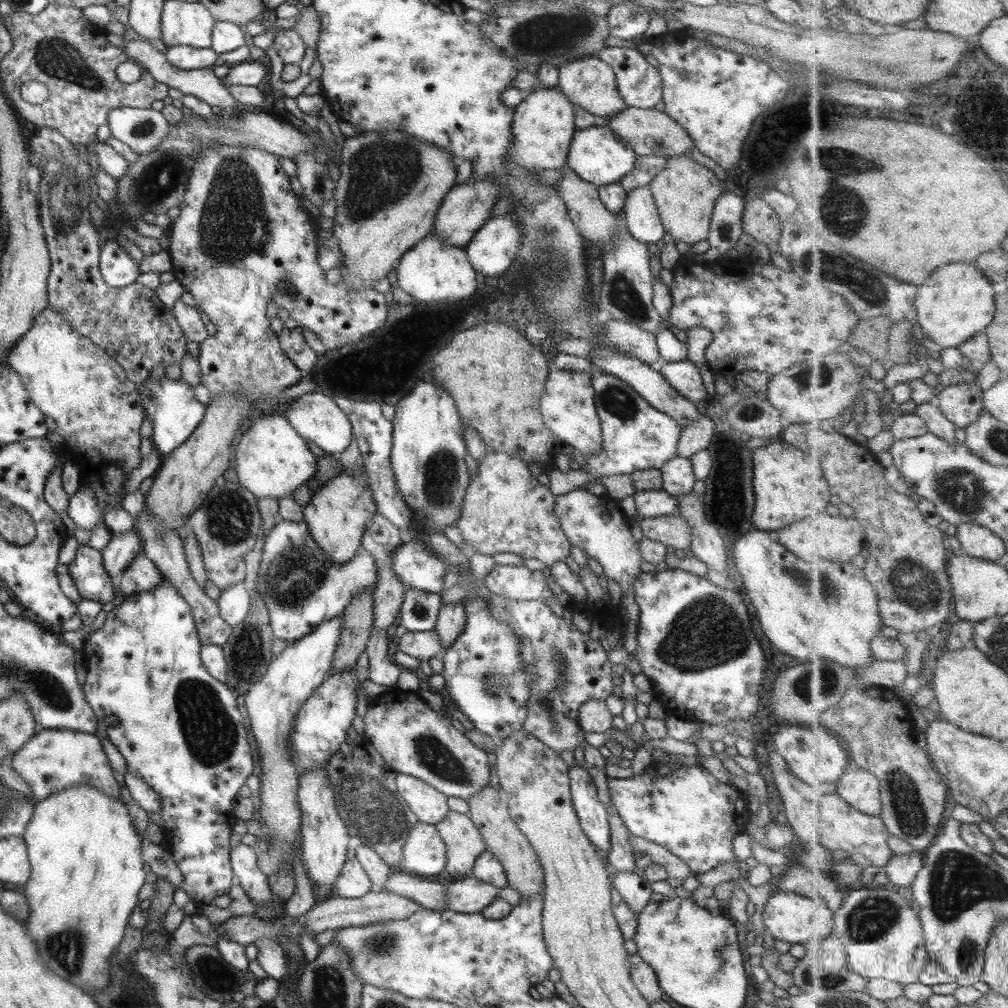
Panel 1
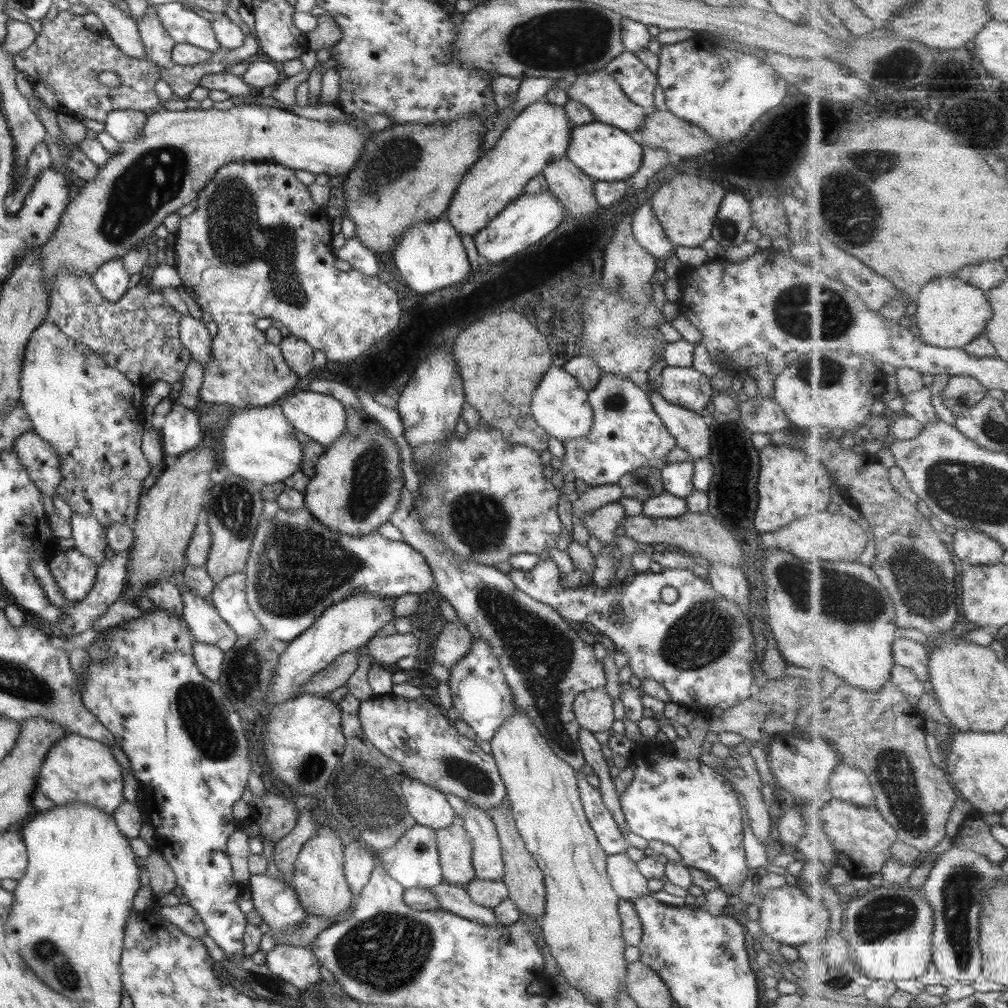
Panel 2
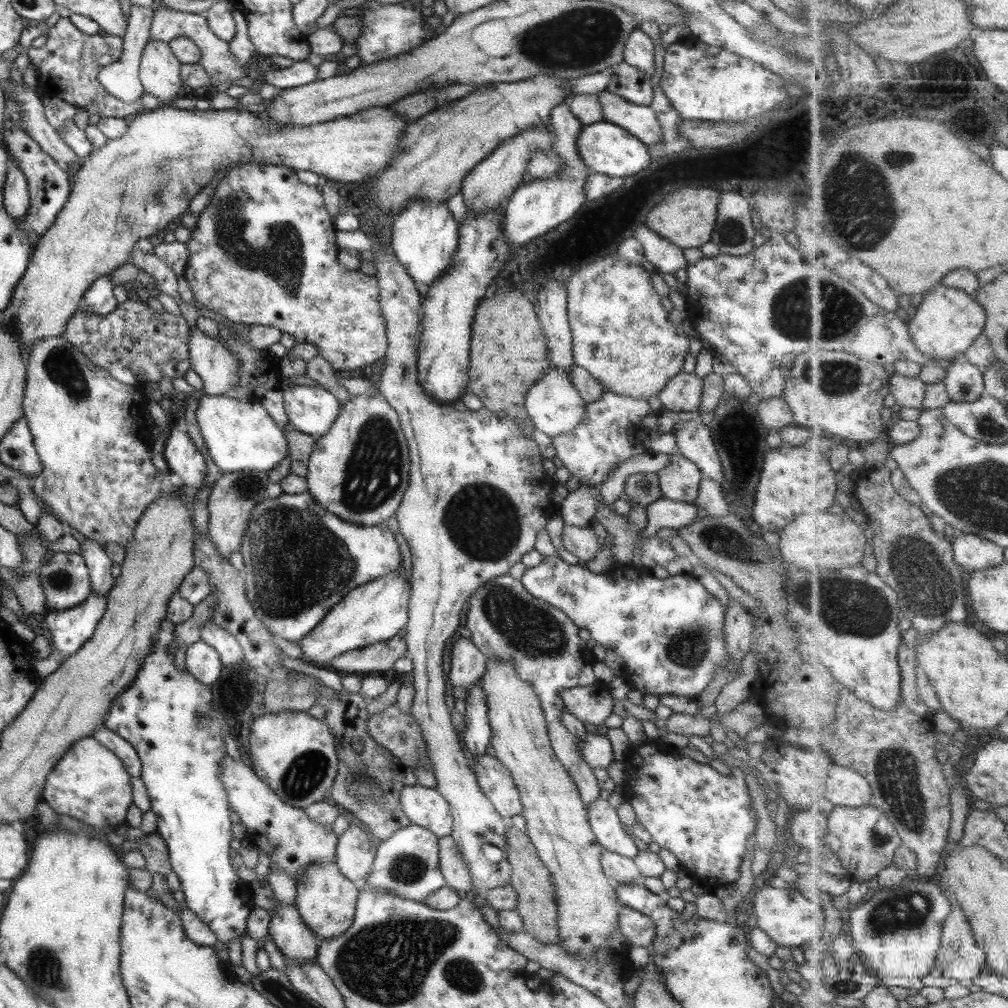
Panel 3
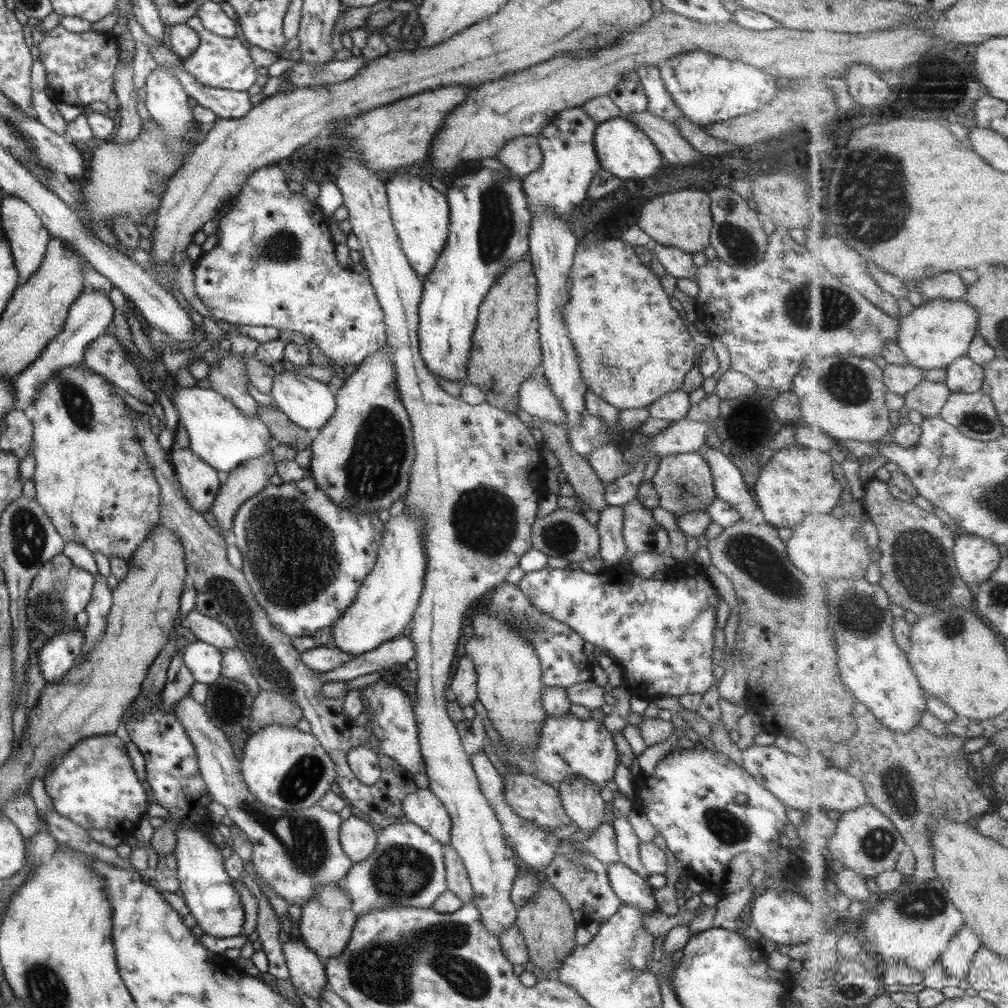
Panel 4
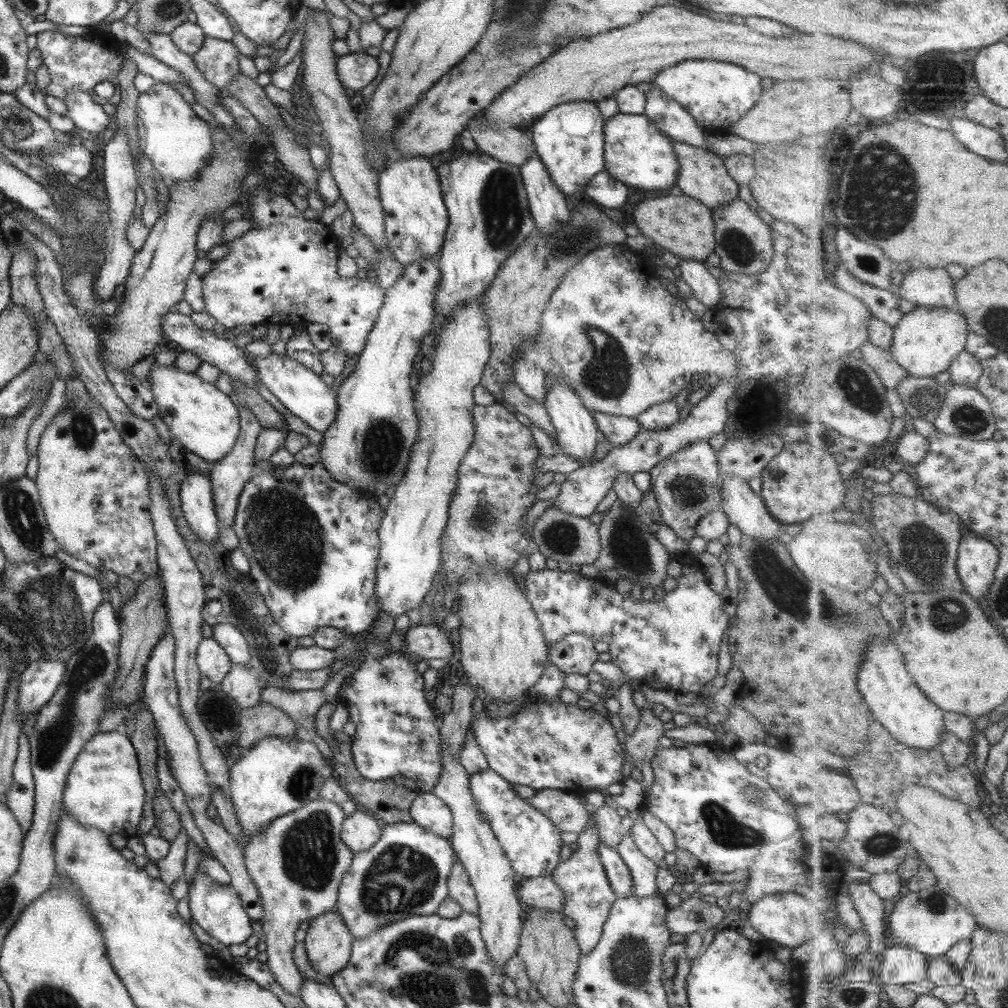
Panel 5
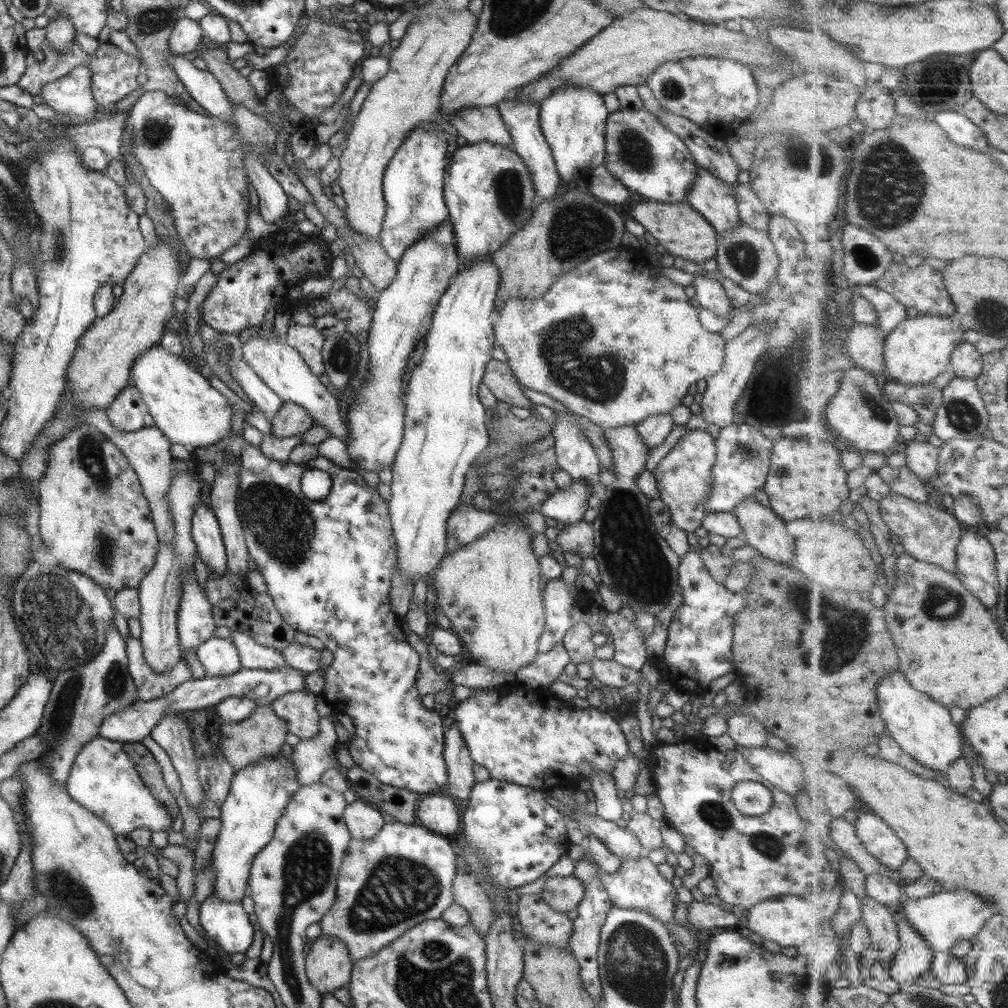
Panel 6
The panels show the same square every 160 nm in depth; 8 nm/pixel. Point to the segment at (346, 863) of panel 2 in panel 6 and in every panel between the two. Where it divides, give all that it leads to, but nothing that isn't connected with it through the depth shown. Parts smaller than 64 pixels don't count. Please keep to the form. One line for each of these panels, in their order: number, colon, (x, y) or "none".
3: (355, 850)
4: (357, 837)
5: (359, 831)
6: (363, 821)

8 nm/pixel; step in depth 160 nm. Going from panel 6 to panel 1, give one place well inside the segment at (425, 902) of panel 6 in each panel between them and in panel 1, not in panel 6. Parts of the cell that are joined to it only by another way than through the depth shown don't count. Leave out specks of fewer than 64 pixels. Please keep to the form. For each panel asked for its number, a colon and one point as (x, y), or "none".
1: (423, 854)
2: (413, 861)
3: (406, 864)
4: (406, 868)
5: (404, 874)

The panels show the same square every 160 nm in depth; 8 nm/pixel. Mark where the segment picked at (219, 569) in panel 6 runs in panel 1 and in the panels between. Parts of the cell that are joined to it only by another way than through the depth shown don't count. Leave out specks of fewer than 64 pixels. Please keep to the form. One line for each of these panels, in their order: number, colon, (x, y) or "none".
1: (173, 411)
2: (180, 432)
3: (182, 457)
4: (198, 482)
5: (196, 503)

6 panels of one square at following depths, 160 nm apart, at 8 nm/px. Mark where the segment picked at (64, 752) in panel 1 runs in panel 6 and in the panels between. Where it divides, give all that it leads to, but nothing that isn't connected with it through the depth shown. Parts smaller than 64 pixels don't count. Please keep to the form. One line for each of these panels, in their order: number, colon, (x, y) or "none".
2: (75, 769)
3: (89, 783)
4: (93, 784)
5: (103, 790)
6: (102, 780)

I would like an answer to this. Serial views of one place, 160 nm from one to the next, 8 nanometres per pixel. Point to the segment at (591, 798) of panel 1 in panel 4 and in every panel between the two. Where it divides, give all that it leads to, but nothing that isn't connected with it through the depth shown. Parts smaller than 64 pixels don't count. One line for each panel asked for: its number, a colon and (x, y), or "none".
2: (604, 828)
3: (611, 835)
4: (626, 843)

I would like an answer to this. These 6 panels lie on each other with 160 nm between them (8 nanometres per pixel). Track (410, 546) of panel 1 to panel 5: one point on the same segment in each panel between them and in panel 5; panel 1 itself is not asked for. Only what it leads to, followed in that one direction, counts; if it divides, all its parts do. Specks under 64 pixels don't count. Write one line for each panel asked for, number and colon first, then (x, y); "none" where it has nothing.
2: (296, 568)
3: (300, 560)
4: (304, 557)
5: (325, 533)

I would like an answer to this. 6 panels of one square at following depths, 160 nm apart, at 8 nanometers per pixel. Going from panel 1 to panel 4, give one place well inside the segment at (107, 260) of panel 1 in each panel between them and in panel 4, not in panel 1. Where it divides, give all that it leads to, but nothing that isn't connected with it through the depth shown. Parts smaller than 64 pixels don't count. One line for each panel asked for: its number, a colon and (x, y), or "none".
2: (111, 280)
3: (98, 299)
4: (90, 316)

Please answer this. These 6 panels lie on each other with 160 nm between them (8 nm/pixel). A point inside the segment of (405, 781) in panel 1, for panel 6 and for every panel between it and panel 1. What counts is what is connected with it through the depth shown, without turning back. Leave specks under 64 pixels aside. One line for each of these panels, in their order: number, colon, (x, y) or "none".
2: (429, 808)
3: (424, 807)
4: (422, 808)
5: (426, 811)
6: (435, 812)

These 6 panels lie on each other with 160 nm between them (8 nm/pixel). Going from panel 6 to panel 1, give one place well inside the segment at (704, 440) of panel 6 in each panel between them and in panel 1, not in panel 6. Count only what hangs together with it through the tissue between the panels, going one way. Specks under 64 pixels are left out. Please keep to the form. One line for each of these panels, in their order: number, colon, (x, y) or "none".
1: (677, 476)
2: (676, 477)
3: (678, 481)
4: (682, 481)
5: (685, 485)

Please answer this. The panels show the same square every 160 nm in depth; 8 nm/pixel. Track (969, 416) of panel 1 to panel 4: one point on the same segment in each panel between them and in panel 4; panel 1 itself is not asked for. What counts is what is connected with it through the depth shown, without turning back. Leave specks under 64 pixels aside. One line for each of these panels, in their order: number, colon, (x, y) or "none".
2: (963, 392)
3: (964, 381)
4: (964, 376)

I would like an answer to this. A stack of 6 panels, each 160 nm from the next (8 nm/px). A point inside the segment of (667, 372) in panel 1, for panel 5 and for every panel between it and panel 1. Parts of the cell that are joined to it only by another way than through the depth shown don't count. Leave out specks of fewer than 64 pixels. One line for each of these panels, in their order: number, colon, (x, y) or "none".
2: (685, 387)
3: (681, 393)
4: (672, 406)
5: (660, 416)

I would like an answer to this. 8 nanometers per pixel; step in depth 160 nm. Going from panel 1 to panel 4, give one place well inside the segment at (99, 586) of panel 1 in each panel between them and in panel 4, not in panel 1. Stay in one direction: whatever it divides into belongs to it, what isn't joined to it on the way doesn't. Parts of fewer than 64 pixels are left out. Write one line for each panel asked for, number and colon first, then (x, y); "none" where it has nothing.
2: (74, 573)
3: (64, 580)
4: (59, 590)

